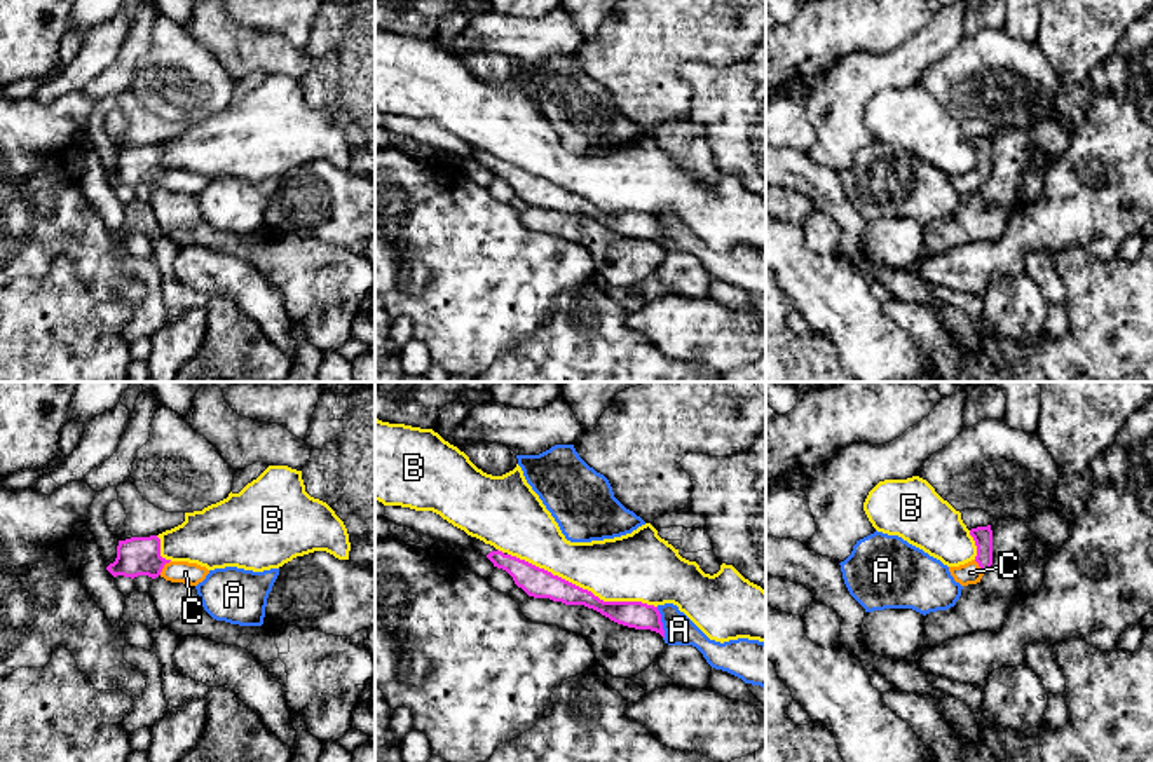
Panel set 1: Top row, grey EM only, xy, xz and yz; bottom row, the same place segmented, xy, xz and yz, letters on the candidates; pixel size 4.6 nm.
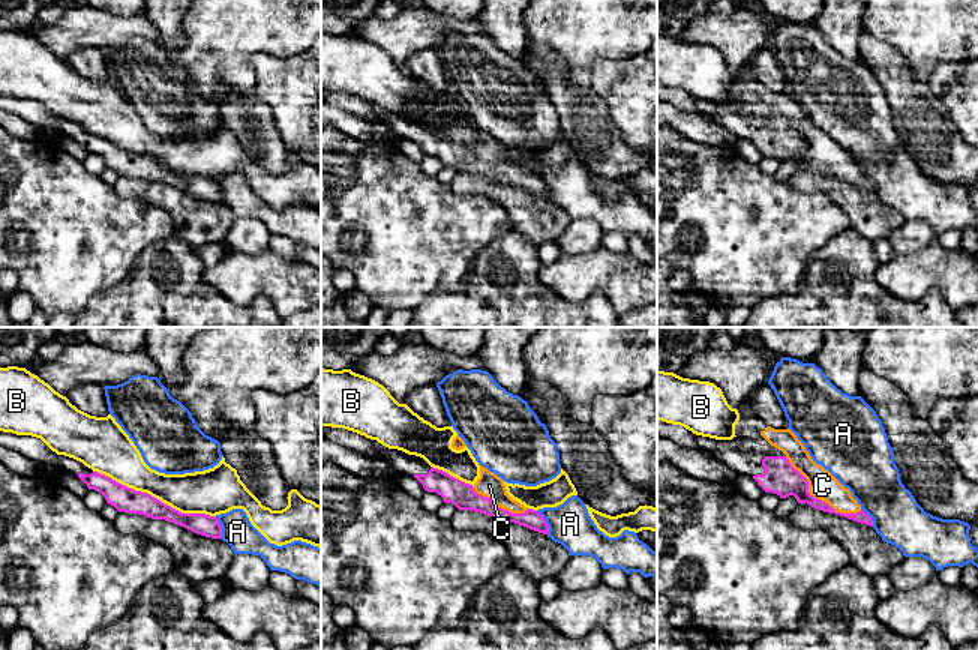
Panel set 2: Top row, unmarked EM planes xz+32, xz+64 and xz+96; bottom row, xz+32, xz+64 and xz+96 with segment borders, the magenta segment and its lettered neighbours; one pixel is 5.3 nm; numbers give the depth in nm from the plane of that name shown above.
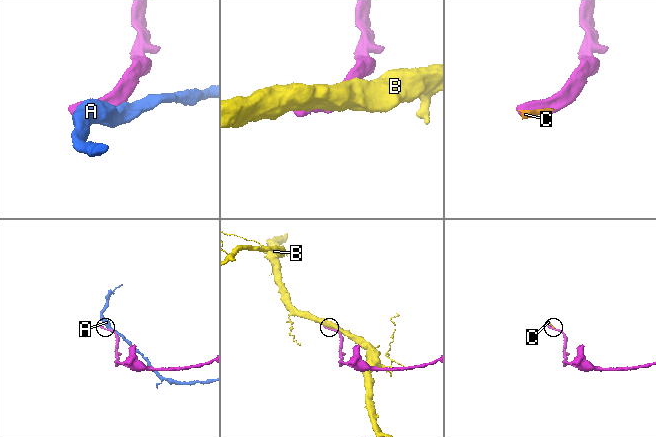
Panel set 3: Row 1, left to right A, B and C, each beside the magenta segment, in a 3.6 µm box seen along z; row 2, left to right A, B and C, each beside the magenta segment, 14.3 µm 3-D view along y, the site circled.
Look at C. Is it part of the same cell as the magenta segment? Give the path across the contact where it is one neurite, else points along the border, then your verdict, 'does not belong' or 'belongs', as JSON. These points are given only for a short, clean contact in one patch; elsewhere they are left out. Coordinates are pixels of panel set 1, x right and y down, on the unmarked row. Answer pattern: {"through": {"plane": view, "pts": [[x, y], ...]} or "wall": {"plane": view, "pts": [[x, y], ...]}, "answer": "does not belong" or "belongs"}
{"answer": "belongs"}

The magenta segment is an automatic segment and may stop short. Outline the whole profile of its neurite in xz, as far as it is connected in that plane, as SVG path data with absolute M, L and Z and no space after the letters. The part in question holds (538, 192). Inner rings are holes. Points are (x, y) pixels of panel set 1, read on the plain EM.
M473 146L473 157L478 157L494 176L506 180L513 187L515 194L529 206L549 208L565 214L584 214L617 234L635 239L651 239L665 248L661 223L654 214L642 211L604 211L591 201L553 185L525 169L502 162L476 146Z

